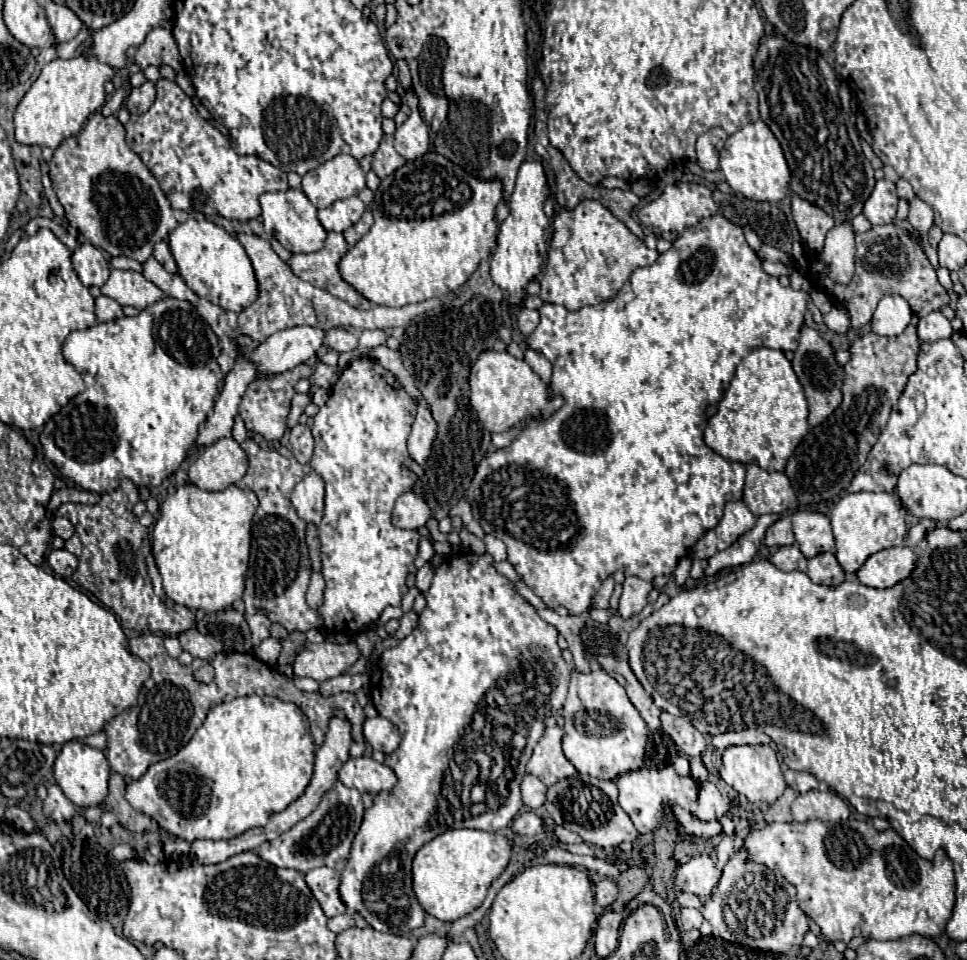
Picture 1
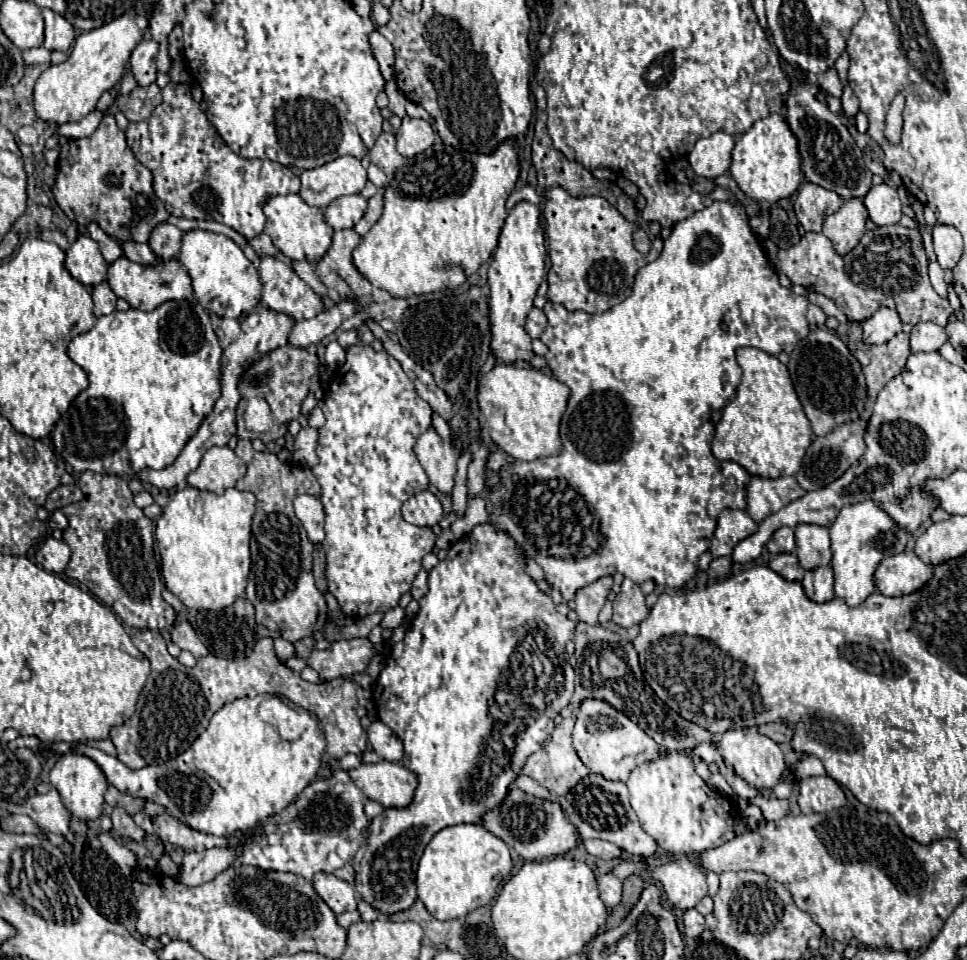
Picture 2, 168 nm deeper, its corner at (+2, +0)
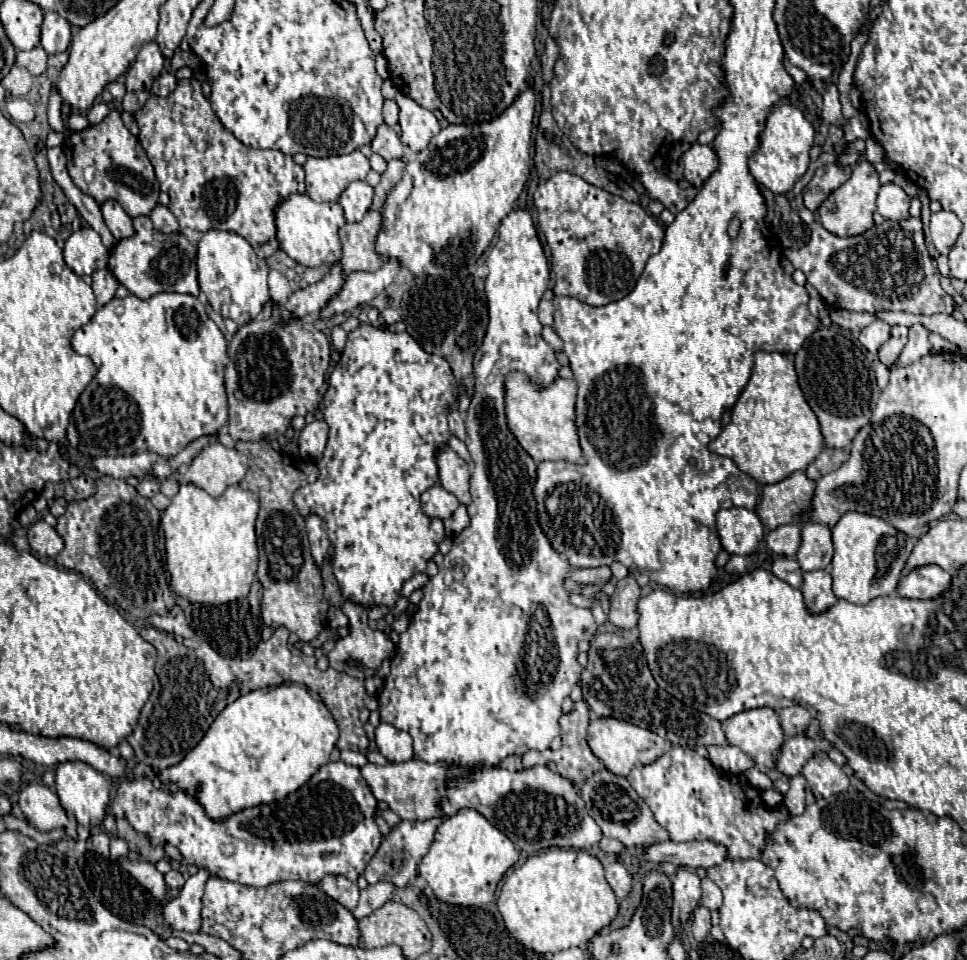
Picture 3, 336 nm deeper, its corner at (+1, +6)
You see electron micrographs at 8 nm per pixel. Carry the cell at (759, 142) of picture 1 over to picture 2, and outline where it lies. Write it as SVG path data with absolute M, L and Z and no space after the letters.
M770 114L754 122L754 126L736 140L730 174L734 176L738 186L754 200L776 202L780 198L792 196L798 190L802 180L798 138L792 134L782 114Z

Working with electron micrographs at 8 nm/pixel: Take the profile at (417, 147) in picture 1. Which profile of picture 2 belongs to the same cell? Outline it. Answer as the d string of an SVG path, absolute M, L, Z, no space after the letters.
M404 116L402 126L396 132L396 140L398 140L398 152L406 158L412 158L434 144L434 130L430 122L422 118Z

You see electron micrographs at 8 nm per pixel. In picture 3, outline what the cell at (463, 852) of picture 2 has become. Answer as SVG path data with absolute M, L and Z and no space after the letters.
M461 810L437 828L435 840L419 864L419 876L441 902L473 908L493 902L499 880L517 860L519 852L505 834L491 826L479 812Z

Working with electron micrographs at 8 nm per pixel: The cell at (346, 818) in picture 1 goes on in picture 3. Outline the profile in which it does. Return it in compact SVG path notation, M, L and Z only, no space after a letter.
M341 760L321 766L305 786L301 786L287 798L241 810L223 822L213 822L211 818L207 818L203 806L197 800L185 796L185 792L161 792L153 788L153 782L147 778L121 780L115 802L111 806L113 816L125 816L137 832L149 836L155 844L169 842L177 846L179 852L191 860L191 864L207 868L211 876L257 888L279 880L303 880L319 884L327 874L343 874L349 880L357 882L381 844L381 832L373 820L375 810L377 800L363 784L359 770Z

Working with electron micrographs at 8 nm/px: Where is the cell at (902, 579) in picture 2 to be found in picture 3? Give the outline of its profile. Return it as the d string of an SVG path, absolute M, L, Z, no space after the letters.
M927 564L921 568L913 568L909 574L901 576L897 594L905 598L921 598L929 600L945 592L951 584L951 574L941 570L935 564Z

